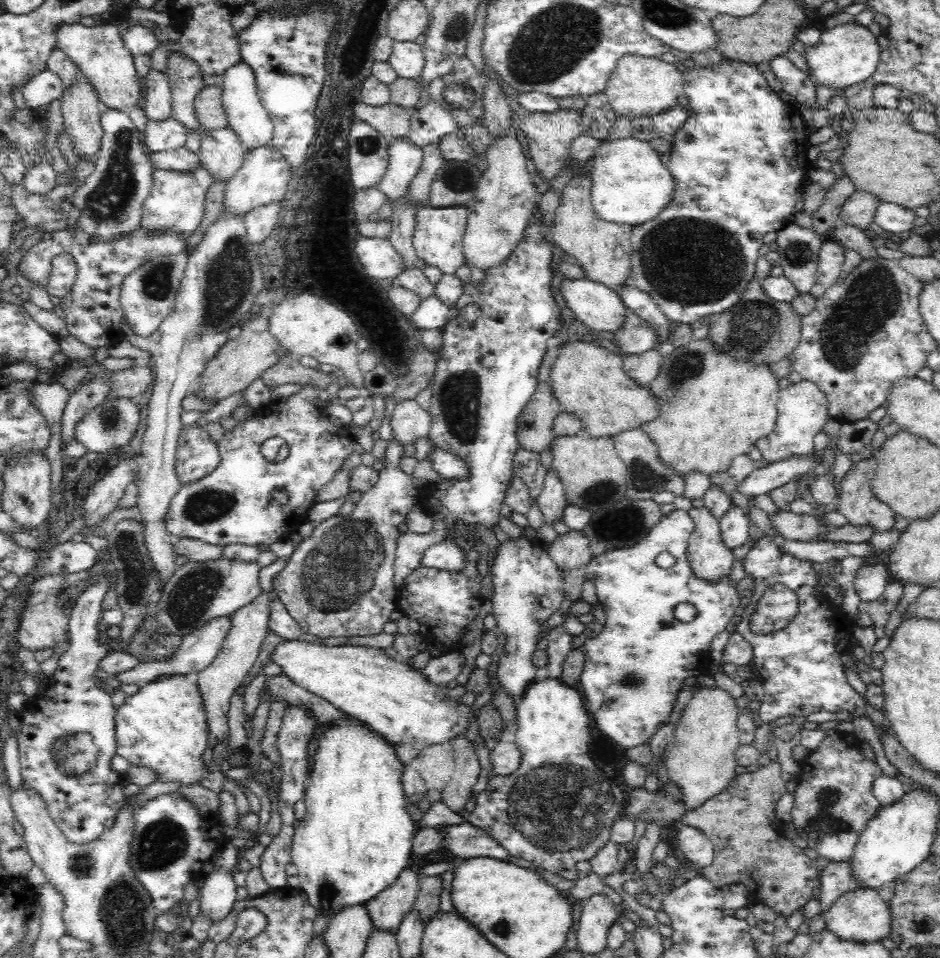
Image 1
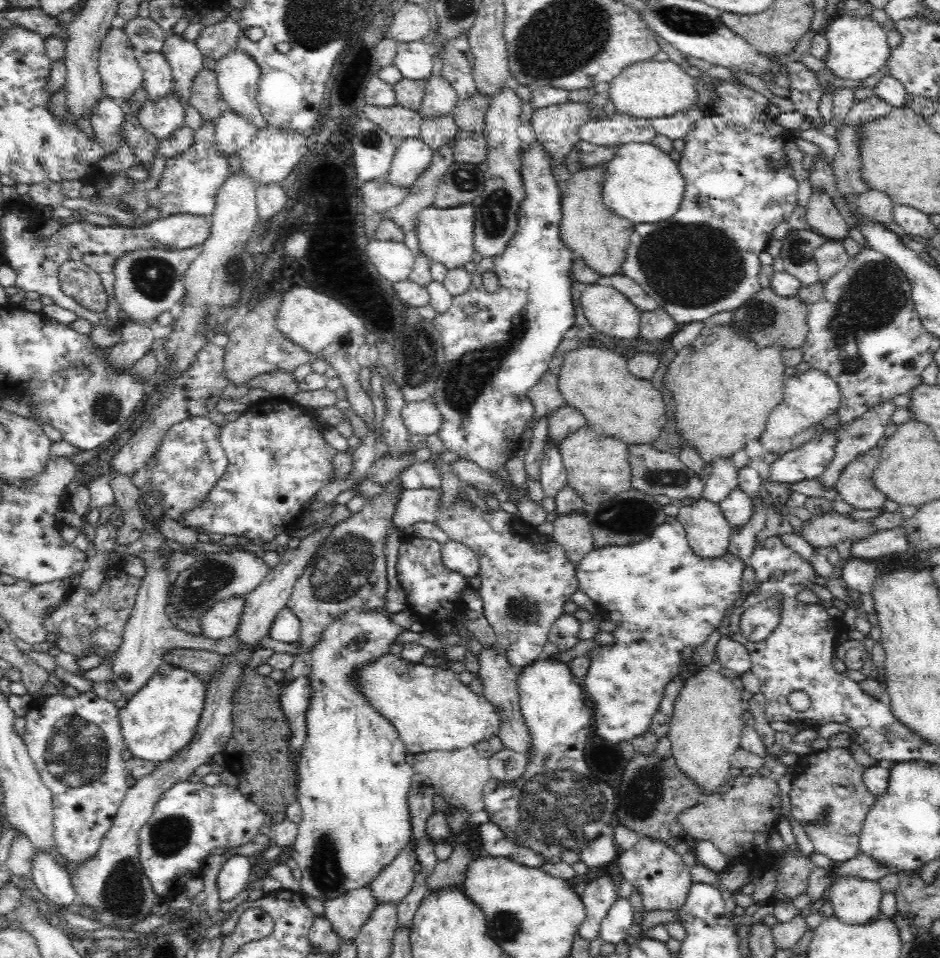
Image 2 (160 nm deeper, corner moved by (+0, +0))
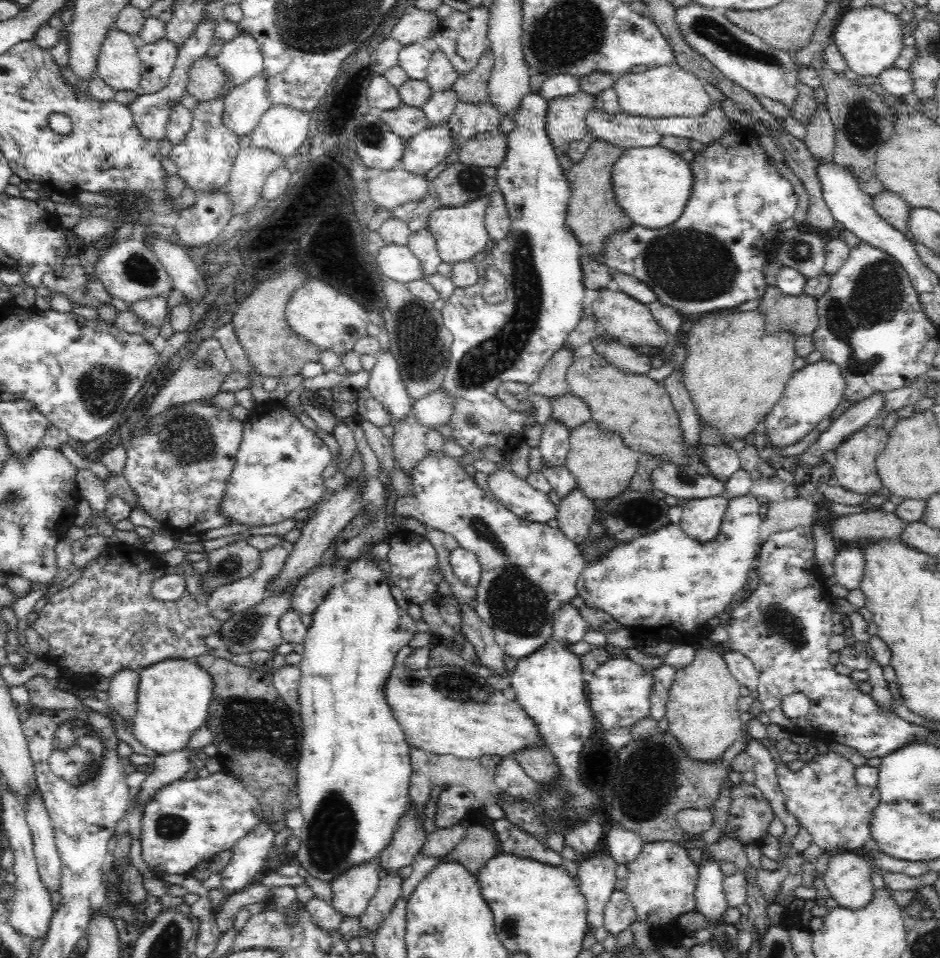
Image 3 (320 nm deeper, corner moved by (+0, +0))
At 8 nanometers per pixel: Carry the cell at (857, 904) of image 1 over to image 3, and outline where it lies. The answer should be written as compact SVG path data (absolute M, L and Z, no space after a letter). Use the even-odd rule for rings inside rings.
M859 852L831 854L823 879L832 898L843 908L860 909L867 906L875 892L869 864Z

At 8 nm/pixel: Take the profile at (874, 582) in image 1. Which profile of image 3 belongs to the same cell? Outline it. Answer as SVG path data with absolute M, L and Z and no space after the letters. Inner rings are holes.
M848 547L838 551L833 560L834 578L846 590L859 588L862 574L864 574L864 557L857 547Z

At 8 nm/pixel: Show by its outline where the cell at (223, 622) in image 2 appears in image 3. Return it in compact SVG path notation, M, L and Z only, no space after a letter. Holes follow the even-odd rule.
M282 538L274 548L261 552L260 565L252 570L246 578L240 578L232 584L224 584L220 589L213 590L208 600L208 609L212 611L214 617L218 617L218 621L224 622L232 619L238 612L248 611L252 606L258 604L268 597L269 584L281 573L285 560L292 552L293 544L290 541Z

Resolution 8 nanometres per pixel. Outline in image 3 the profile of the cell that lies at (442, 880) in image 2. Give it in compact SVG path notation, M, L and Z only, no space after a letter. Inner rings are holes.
M472 826L465 829L466 836L442 859L455 860L463 864L468 872L477 872L488 862L500 854L499 841L493 830L485 826Z

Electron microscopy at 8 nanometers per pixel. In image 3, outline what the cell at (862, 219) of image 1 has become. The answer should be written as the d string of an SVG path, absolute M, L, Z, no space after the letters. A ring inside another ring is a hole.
M886 191L873 198L874 210L896 230L910 235L908 229L909 214L912 208L900 195Z

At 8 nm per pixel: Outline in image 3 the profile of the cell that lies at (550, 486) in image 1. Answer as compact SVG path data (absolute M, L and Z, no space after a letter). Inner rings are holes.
M552 415L545 424L542 424L541 441L538 447L543 462L547 466L560 466L560 464L565 464L569 451L570 434L571 429L555 420Z

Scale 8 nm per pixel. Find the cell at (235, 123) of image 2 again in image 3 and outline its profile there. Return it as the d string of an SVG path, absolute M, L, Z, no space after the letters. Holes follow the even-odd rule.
M260 74L236 85L223 100L224 125L238 137L250 135L257 128L262 115L272 106L268 97L267 76Z

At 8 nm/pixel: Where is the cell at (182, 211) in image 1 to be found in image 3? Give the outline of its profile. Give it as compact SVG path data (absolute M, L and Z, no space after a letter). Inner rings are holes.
M222 68L224 74L224 86L220 90L220 94L210 102L198 100L196 106L191 110L192 123L191 130L184 136L184 139L178 144L174 145L172 152L170 152L170 159L178 167L178 175L184 180L184 184L190 186L198 193L205 193L208 191L216 191L224 188L229 181L230 174L236 156L238 155L240 147L240 140L236 133L228 129L224 125L224 99L226 95L236 86L227 70Z

